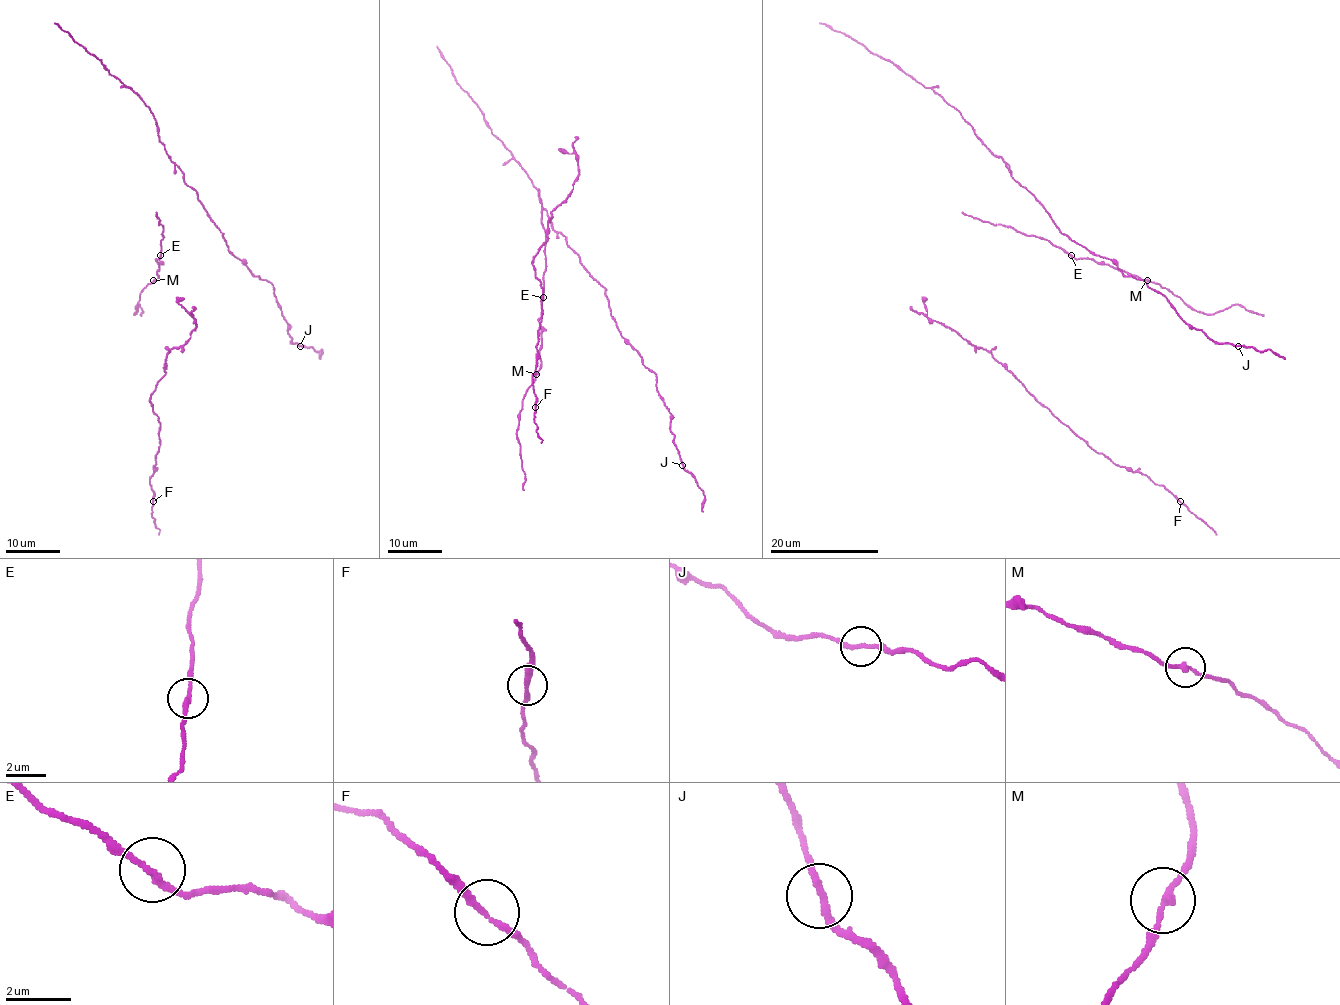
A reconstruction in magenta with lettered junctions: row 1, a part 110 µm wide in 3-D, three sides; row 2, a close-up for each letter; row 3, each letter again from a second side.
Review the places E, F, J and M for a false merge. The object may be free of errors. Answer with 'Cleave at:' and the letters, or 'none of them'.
Cleave at: none of them

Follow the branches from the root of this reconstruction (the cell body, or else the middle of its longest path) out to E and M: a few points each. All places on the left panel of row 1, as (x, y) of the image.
E: (156, 215), (163, 227), (160, 255)
M: (156, 215), (163, 227), (163, 238), (160, 257), (156, 259), (158, 278), (154, 280)

